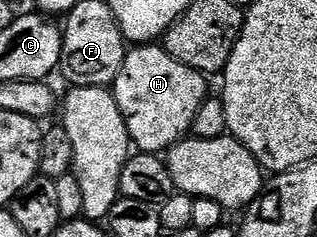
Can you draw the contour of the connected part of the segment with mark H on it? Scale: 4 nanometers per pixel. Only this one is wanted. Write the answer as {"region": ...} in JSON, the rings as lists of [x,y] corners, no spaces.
{"region":[[[156,43],[130,47],[111,91],[125,119],[132,147],[141,154],[161,154],[186,139],[199,106],[207,98],[205,80],[202,73],[171,58]]]}

